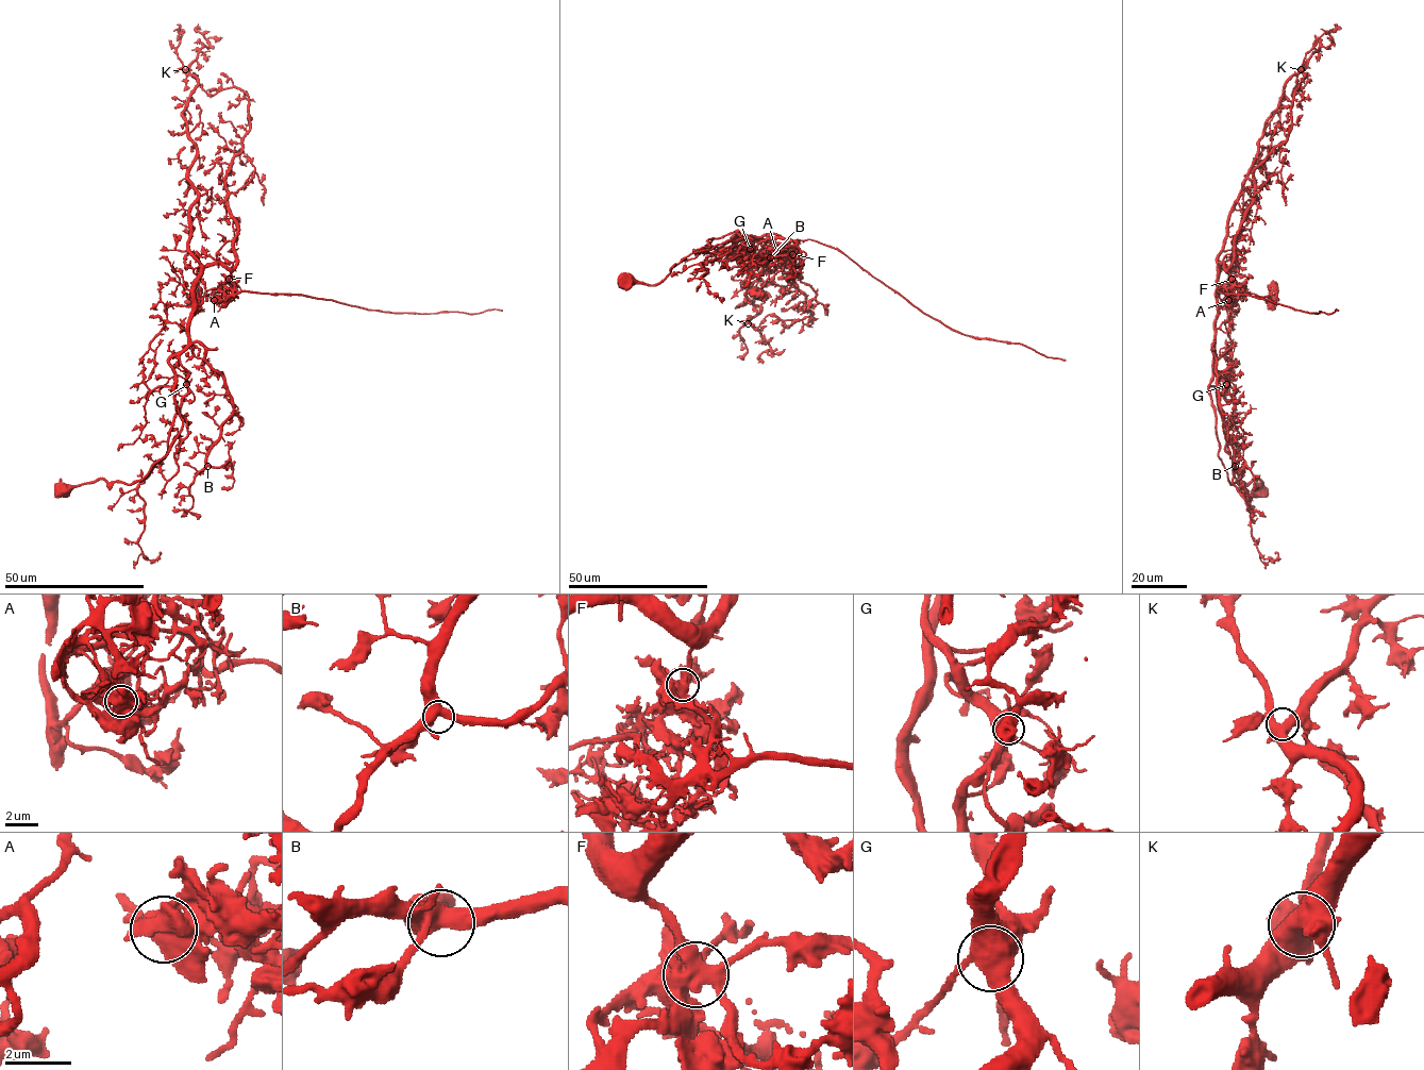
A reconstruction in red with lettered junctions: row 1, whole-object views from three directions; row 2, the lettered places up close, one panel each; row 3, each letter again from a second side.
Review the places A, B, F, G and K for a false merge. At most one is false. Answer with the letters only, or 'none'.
F

